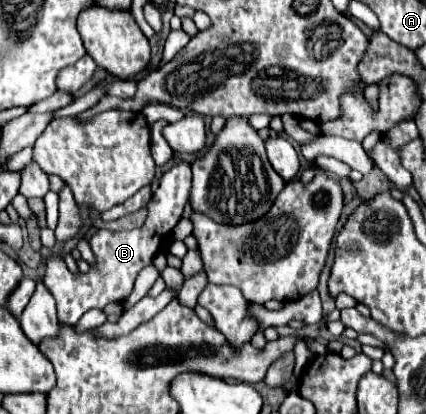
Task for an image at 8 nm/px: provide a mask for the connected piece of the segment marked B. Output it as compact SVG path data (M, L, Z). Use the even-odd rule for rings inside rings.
M185 162L173 164L171 170L167 170L157 190L153 192L151 202L147 204L149 216L145 224L131 232L111 232L111 230L97 230L89 238L89 246L95 254L95 264L91 264L89 272L71 272L67 264L59 256L49 256L45 262L45 286L57 300L57 314L59 322L63 324L77 324L79 318L91 310L91 308L105 308L111 302L125 302L129 294L133 292L135 278L141 268L153 262L155 254L161 250L163 242L171 236L171 230L181 220L181 212L185 206L185 200L191 190L191 166Z

